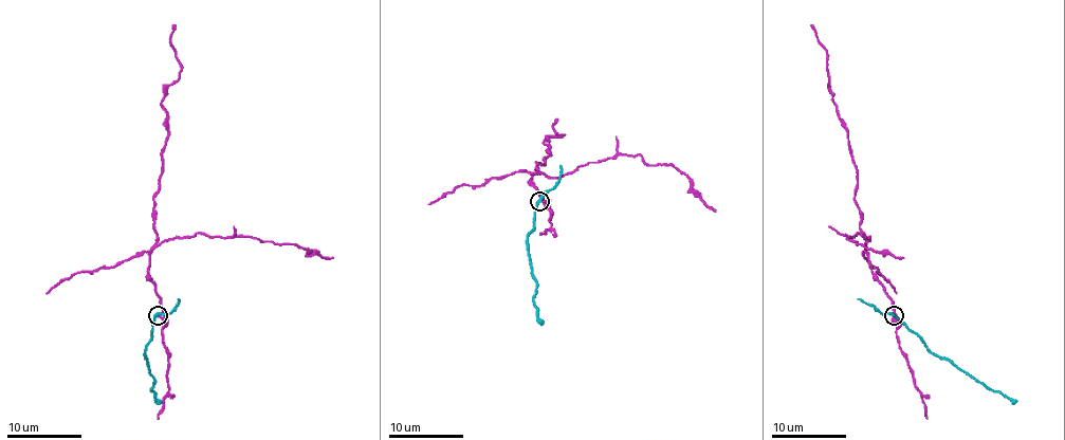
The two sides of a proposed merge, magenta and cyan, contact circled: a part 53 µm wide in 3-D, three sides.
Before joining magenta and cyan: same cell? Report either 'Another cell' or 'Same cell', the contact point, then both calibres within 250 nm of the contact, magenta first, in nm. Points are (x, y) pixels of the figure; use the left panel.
Another cell. Place: (158, 315). Thickness 140 nm (magenta) against 220 nm

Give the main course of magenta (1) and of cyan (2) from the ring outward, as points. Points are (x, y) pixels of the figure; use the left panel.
1: (158, 315), (162, 298), (148, 263), (167, 127), (162, 102), (180, 62), (170, 43), (175, 25)
2: (158, 315), (145, 352), (147, 365), (154, 377), (150, 389), (160, 402)

